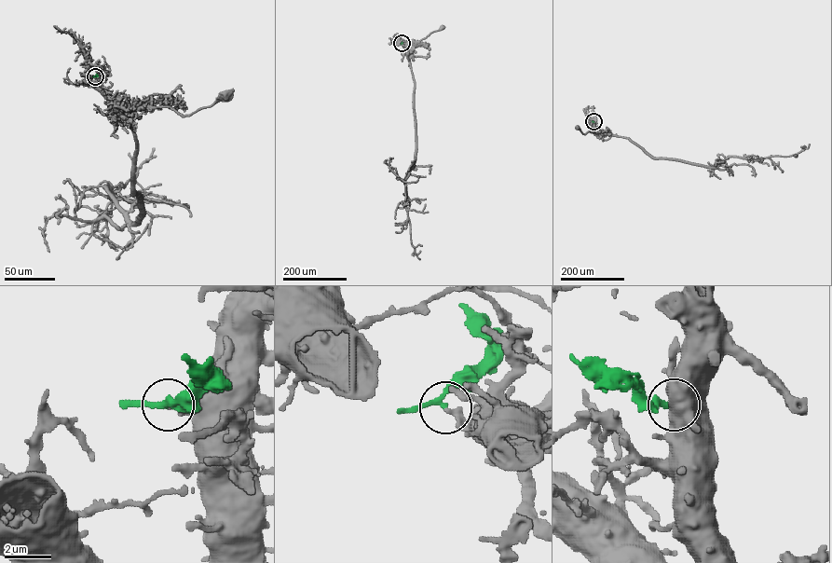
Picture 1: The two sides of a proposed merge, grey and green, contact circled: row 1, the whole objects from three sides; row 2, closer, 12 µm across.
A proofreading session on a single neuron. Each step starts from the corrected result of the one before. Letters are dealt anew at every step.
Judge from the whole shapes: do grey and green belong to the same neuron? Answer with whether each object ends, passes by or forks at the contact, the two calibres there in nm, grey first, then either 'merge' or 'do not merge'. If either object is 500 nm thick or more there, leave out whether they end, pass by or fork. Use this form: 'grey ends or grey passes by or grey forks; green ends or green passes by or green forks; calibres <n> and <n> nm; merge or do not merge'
grey ends; green passes by; calibres 320 and 220 nm; do not merge

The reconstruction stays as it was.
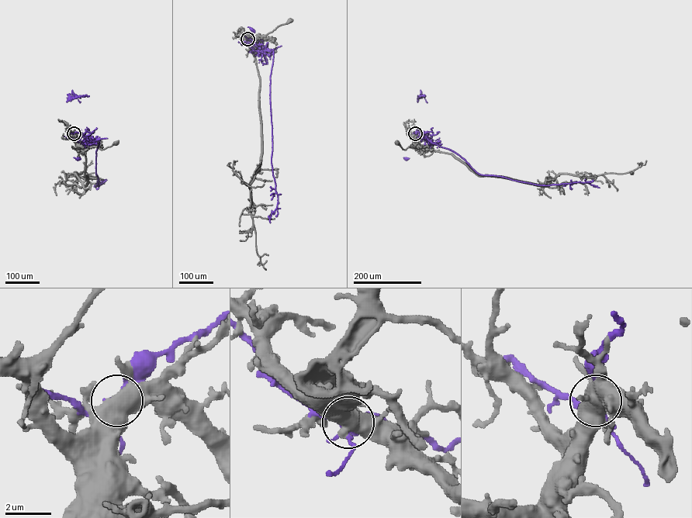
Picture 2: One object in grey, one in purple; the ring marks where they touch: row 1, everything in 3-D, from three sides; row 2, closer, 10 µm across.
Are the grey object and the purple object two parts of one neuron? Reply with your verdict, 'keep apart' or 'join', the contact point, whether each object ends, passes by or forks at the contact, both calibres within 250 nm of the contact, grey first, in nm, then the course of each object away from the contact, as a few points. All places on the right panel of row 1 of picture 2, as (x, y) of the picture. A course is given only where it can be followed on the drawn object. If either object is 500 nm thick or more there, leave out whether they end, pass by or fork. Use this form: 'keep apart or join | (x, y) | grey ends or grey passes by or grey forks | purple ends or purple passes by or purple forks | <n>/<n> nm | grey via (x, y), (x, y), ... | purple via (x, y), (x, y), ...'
keep apart | (415, 133) | grey forks | purple forks | 480/280 nm | grey via (415, 133), (415, 139), (419, 145), (452, 153), (478, 174), (507, 177), (540, 185) | purple via (415, 133), (419, 132), (430, 143), (454, 151), (482, 174), (540, 185), (579, 182), (593, 185)

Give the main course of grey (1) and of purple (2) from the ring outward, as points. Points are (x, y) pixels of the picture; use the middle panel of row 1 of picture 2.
1: (247, 39), (251, 42), (260, 79), (261, 163)
2: (247, 39), (254, 43), (257, 49), (274, 52), (270, 87), (271, 162), (278, 202), (269, 219), (268, 215)

